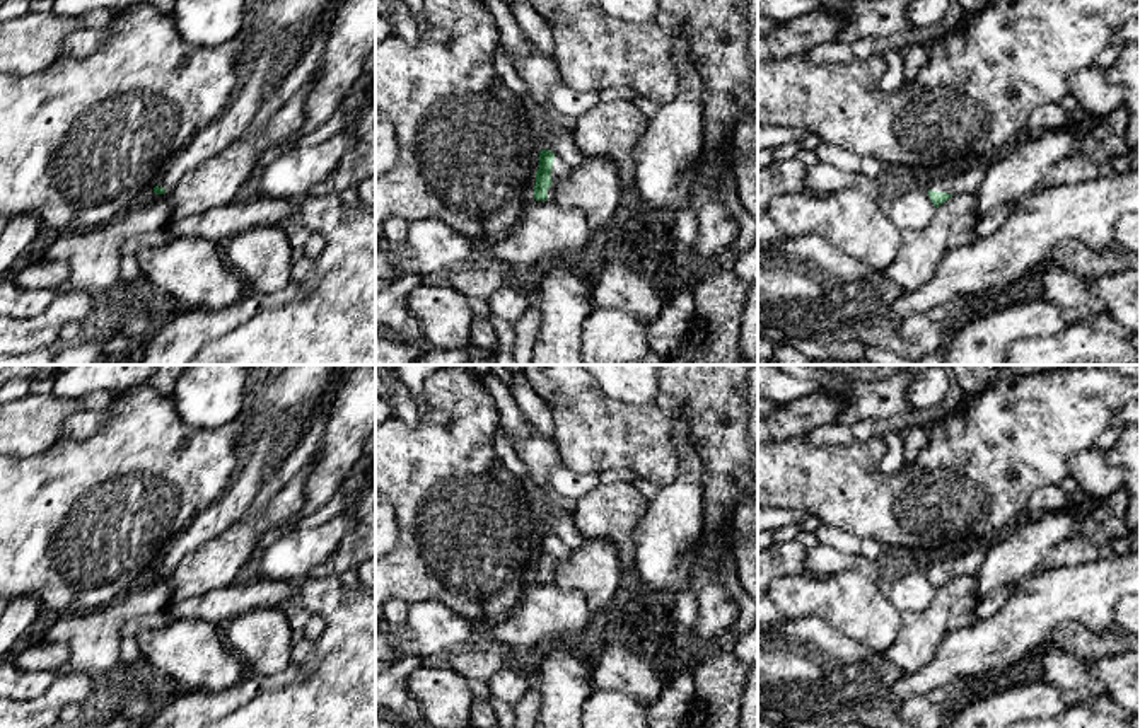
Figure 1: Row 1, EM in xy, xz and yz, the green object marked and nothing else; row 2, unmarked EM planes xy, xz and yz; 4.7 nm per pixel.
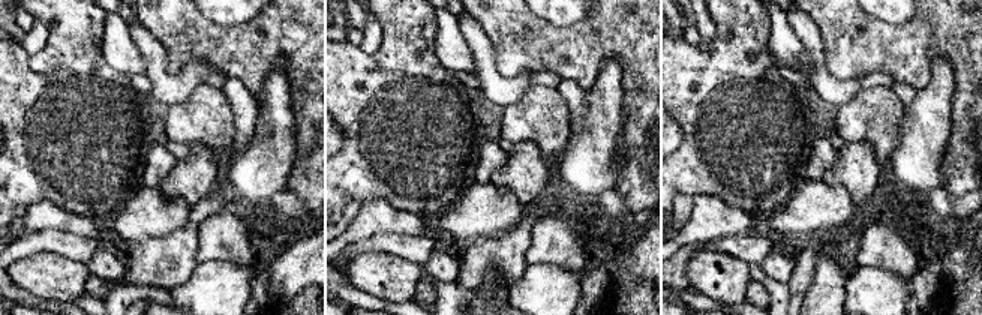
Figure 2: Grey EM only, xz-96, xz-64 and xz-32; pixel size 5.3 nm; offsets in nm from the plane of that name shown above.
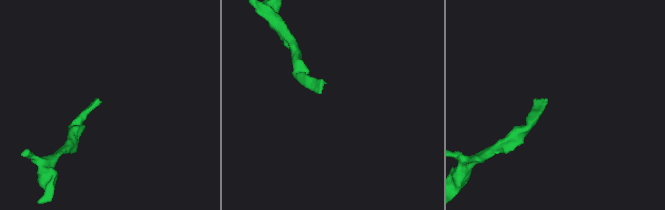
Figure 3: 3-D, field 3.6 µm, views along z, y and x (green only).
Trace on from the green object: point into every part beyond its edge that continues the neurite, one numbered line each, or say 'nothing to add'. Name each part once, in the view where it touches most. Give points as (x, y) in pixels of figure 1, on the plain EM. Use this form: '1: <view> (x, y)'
1: xz (560, 551)

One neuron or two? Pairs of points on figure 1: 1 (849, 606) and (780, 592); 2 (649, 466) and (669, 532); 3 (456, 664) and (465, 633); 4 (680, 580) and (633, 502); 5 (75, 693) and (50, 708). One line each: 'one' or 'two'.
1: one
2: two
3: two
4: two
5: one

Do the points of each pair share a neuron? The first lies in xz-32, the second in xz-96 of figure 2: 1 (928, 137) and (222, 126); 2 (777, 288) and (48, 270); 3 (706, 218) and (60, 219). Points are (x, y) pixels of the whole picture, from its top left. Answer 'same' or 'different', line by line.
1: different
2: different
3: same

